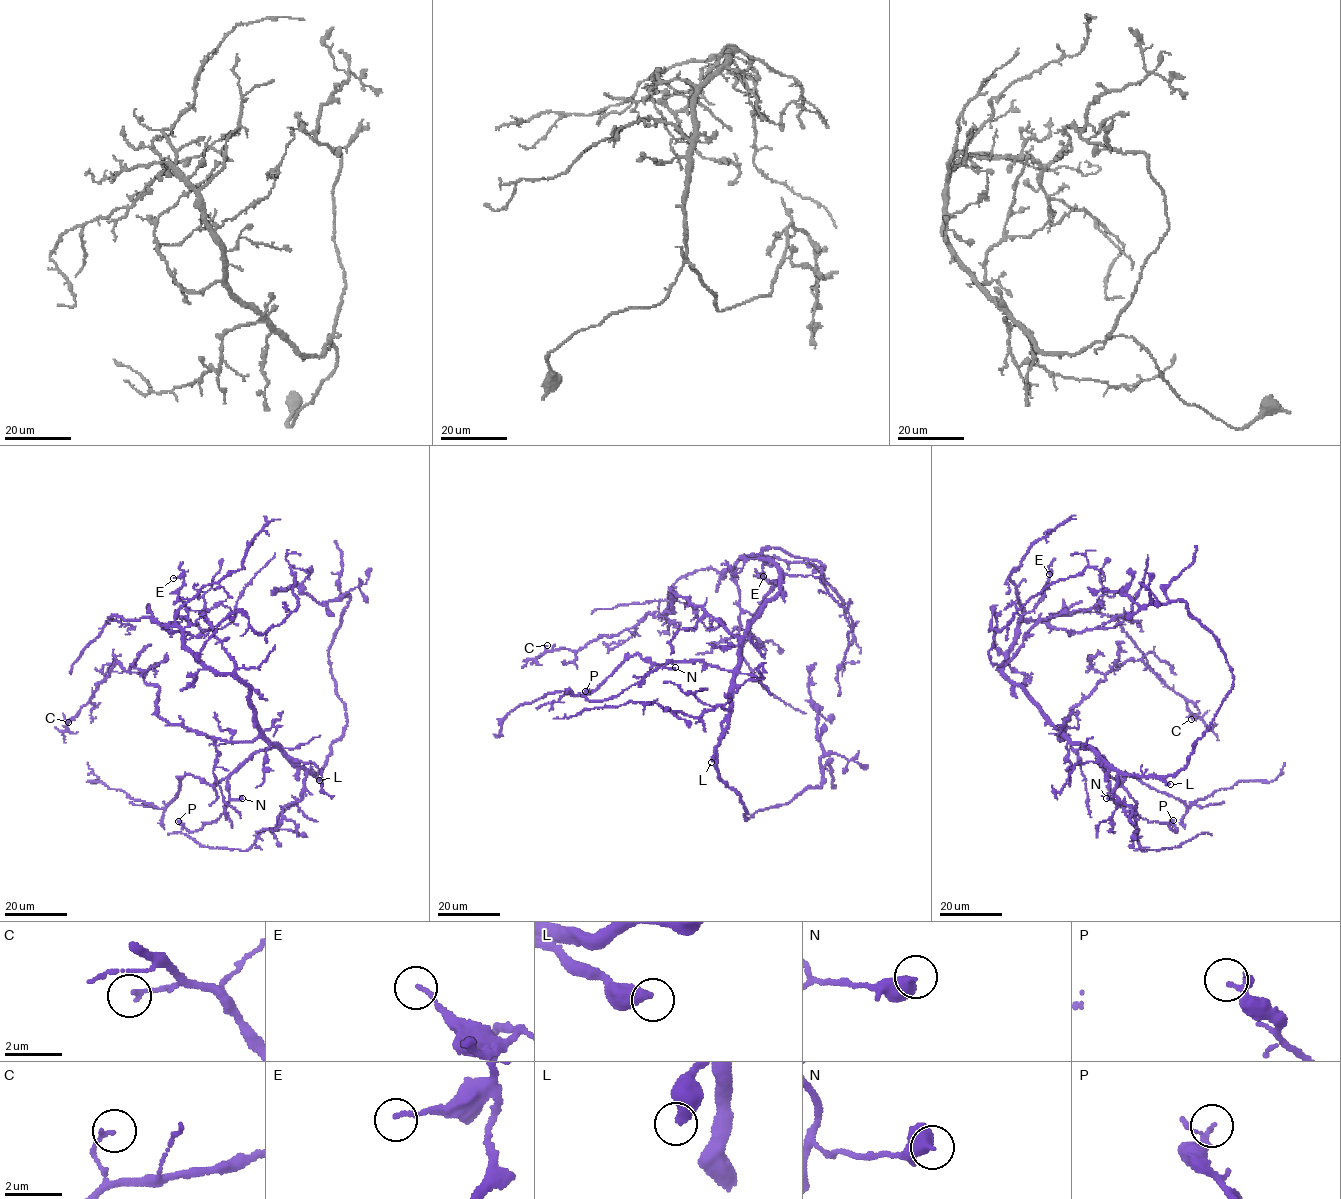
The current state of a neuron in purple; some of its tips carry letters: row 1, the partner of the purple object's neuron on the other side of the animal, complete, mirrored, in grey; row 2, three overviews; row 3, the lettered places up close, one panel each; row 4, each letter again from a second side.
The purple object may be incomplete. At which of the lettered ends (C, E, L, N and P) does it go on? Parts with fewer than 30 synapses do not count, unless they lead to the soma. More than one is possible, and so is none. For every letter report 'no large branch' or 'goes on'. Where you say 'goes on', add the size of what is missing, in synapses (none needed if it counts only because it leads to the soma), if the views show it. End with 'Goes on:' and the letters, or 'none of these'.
C: no large branch
E: no large branch
L: goes on
N: no large branch
P: no large branch
Goes on: L

